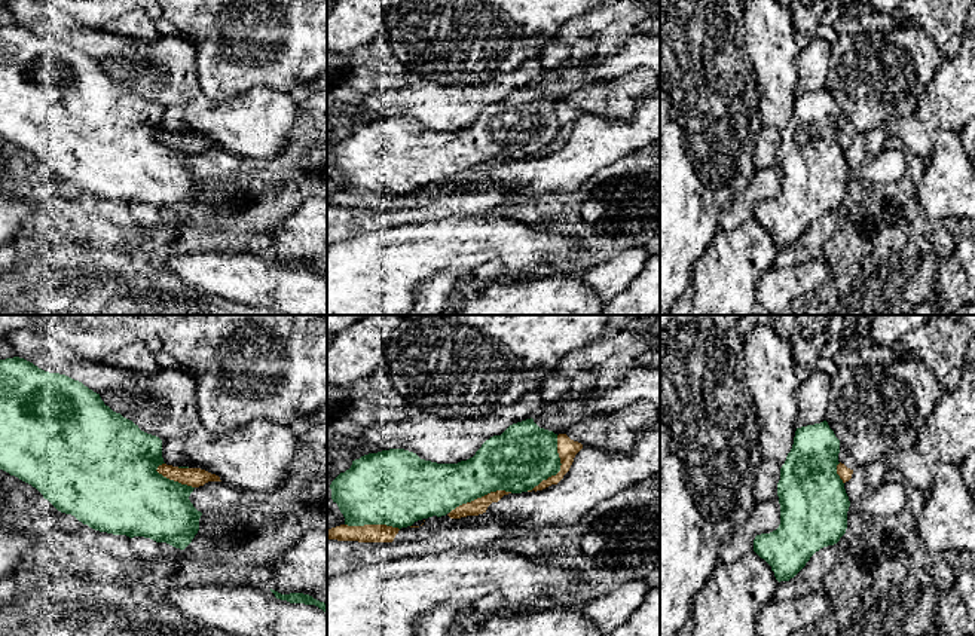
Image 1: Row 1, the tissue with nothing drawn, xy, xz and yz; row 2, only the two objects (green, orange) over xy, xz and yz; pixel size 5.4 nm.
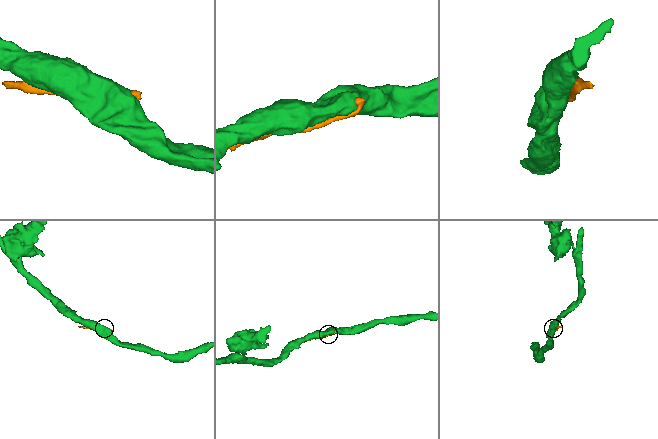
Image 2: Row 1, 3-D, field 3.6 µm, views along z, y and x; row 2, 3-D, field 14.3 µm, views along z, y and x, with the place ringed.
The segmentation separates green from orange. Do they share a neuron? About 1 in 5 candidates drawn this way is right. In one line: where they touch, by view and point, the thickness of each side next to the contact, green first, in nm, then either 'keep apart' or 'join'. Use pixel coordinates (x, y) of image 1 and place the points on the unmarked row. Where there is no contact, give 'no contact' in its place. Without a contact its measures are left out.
meets green in xz at (559, 137); 340 nm thick on the green side, 110 nm on the other; keep apart

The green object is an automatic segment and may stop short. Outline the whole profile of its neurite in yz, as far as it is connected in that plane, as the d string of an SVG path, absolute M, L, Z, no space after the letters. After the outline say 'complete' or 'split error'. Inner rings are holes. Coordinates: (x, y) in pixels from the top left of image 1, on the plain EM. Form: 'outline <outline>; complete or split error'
outline M826 88L797 95L777 150L780 192L754 207L754 218L771 233L779 250L794 245L816 218L837 211L846 201L850 168L837 141L838 120L840 107Z; complete

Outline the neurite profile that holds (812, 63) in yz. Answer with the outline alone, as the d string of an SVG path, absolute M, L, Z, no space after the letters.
M814 36L810 43L801 49L794 61L797 95L826 88L831 46L831 42Z

